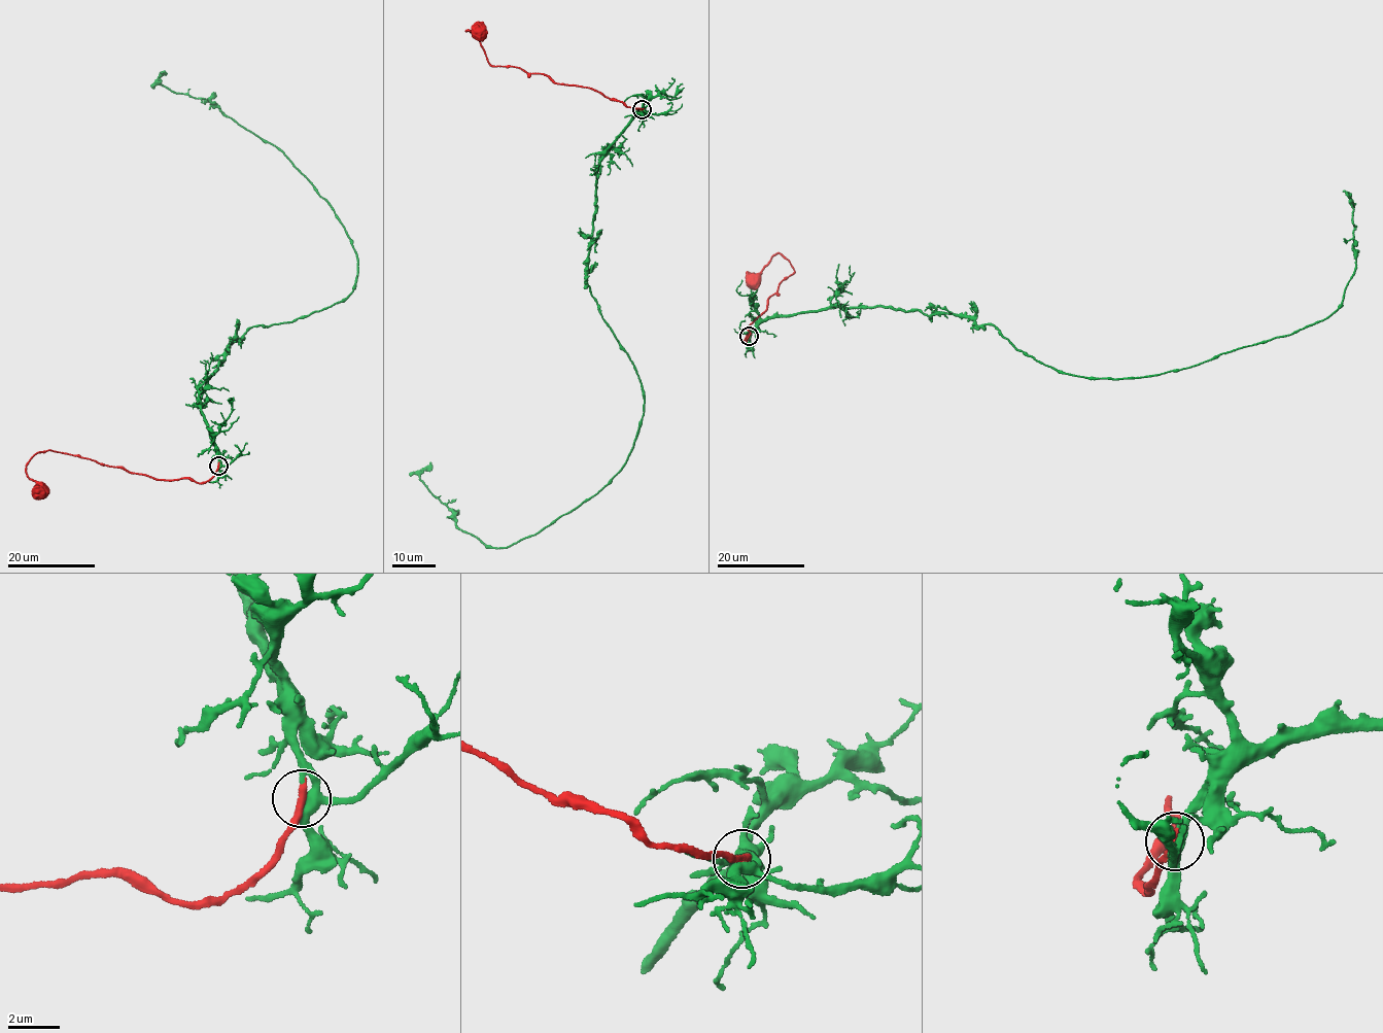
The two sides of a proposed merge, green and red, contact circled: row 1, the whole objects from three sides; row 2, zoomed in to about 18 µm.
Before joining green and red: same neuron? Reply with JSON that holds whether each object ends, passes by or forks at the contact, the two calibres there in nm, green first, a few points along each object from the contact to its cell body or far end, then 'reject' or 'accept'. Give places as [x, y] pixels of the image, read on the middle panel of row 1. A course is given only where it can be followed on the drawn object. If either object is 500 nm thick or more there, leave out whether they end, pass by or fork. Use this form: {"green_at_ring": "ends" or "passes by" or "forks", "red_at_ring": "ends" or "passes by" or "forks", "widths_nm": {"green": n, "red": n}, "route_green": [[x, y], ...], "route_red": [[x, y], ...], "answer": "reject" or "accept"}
{"green_at_ring": "forks", "red_at_ring": "ends", "widths_nm": {"green": 340, "red": 320}, "route_green": [[643, 109], [600, 162], [586, 279], [643, 398], [623, 468], [499, 548], [457, 527], [421, 480], [429, 461]], "route_red": [[642, 109], [589, 88], [552, 82], [549, 76], [521, 68], [490, 65], [478, 36], [465, 31], [479, 33]], "answer": "accept"}

